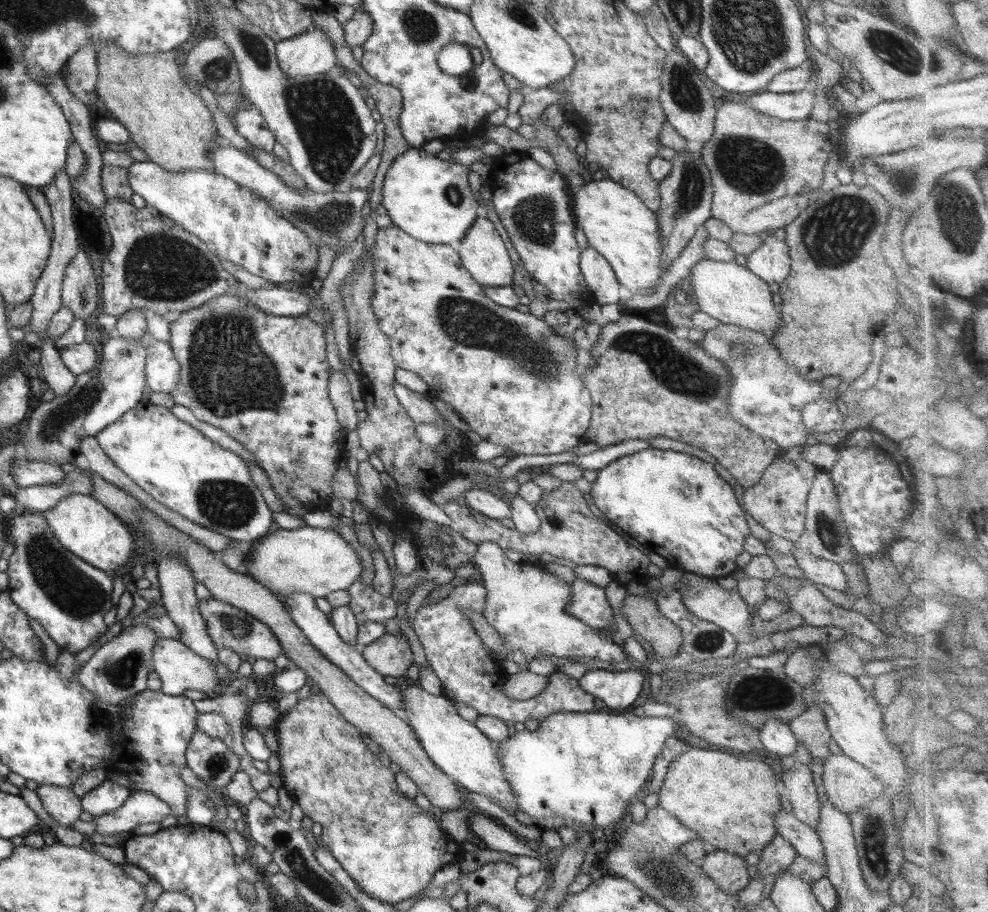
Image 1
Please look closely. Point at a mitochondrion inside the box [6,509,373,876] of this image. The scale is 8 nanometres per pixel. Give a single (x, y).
(79, 595)

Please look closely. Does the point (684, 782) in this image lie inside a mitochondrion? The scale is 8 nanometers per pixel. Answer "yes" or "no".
no

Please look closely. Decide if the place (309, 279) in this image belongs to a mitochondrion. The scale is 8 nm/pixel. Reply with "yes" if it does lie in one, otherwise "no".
no

